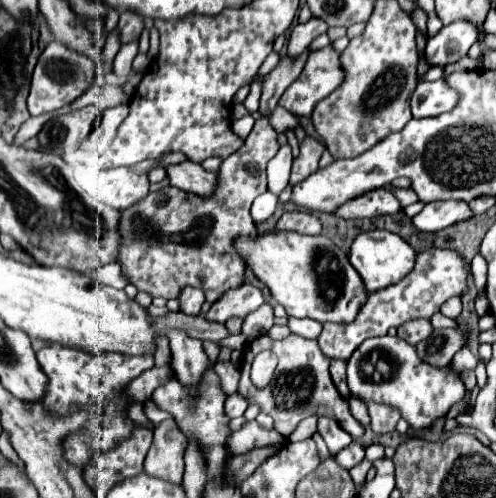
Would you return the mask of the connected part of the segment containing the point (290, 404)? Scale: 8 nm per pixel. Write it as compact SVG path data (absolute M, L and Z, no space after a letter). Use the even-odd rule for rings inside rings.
M290 334L284 340L272 340L268 336L260 336L244 348L244 358L242 358L242 366L240 366L242 378L240 378L238 392L250 404L258 404L262 408L262 412L272 416L274 418L274 428L284 438L288 438L294 432L294 428L298 426L298 422L304 420L310 414L318 414L318 416L330 414L332 418L336 418L340 422L340 426L352 438L360 438L364 434L364 426L352 416L348 400L342 398L338 388L334 386L332 376L328 372L328 366L330 366L330 358L326 354L322 354L316 340L308 340L308 338L296 336L296 334ZM262 350L272 350L278 356L278 368L276 368L276 376L274 376L272 384L260 390L250 380L250 366L252 366L254 356Z

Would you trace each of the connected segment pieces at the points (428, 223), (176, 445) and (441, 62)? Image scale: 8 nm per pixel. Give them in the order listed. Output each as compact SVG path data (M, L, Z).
M440 200L430 202L424 206L424 210L412 218L414 226L422 232L440 232L456 222L472 218L474 212L470 210L468 202L456 202L456 200Z
M172 418L160 422L154 430L154 442L144 462L146 474L170 482L182 482L186 446L188 440L184 434L180 434L180 428Z
M454 22L444 26L436 36L428 38L424 58L428 66L446 66L466 56L468 48L478 40L472 22Z

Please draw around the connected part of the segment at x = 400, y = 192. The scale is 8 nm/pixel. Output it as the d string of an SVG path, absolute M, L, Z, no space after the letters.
M396 188L396 190L392 190L398 198L400 198L400 204L406 208L406 206L410 206L410 204L414 204L414 202L418 202L418 196L416 196L416 192L412 190L412 188Z

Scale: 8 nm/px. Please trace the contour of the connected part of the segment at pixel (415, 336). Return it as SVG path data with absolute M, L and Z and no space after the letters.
M416 318L410 322L404 322L404 326L398 328L398 336L404 338L408 344L418 344L424 338L428 338L432 334L432 324L426 318Z

